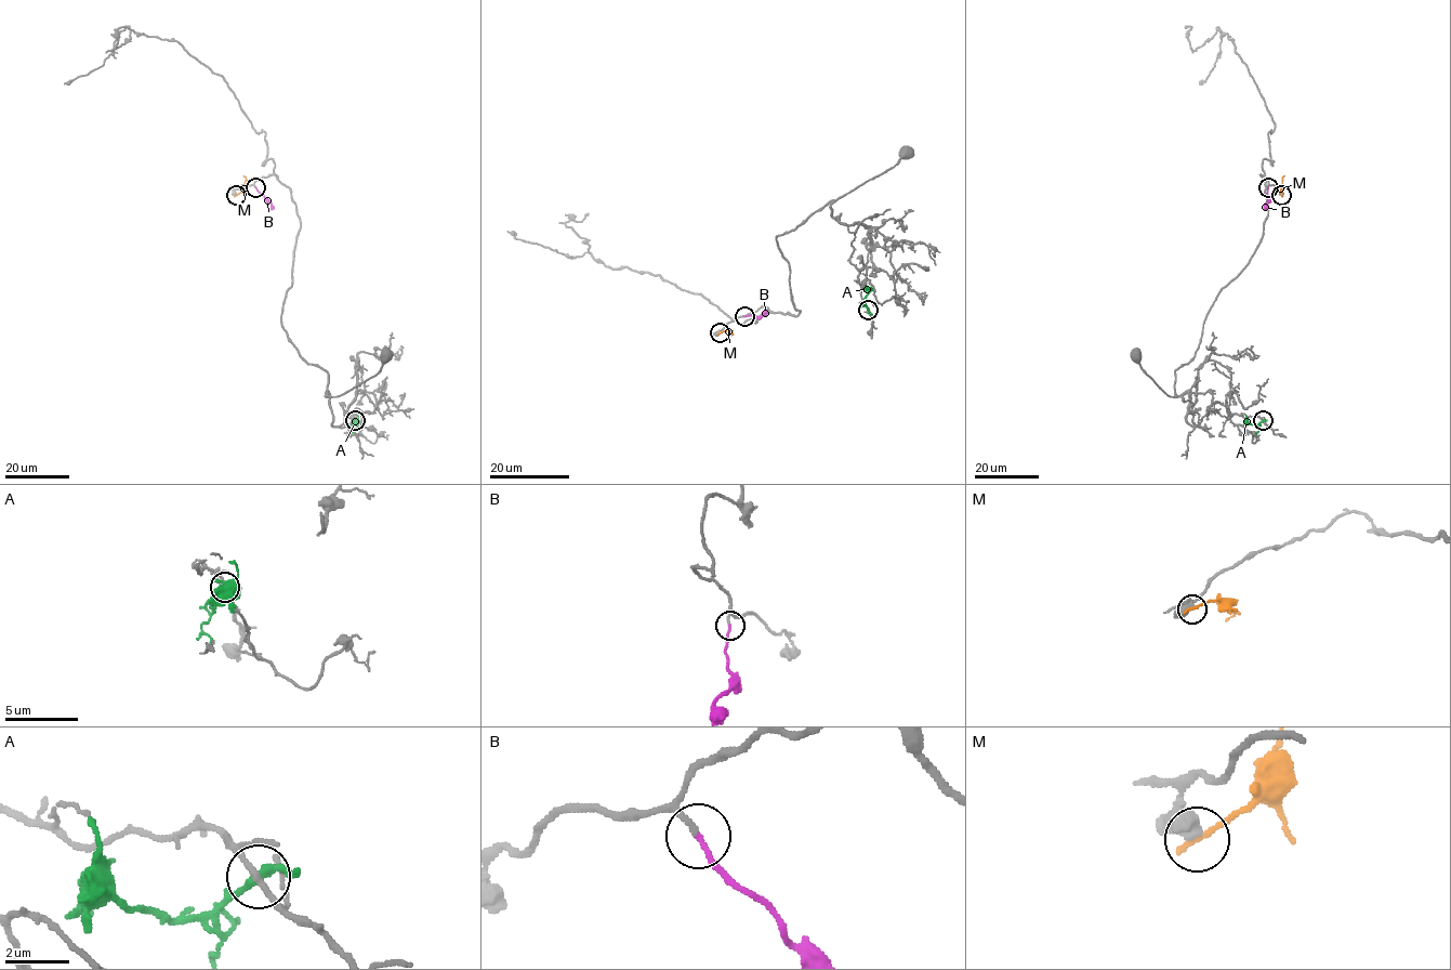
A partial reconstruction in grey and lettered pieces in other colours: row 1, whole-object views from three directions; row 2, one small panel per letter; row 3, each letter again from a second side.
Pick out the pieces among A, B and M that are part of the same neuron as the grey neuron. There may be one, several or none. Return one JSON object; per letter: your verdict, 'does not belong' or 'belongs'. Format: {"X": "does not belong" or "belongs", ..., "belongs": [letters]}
{"A": "does not belong", "B": "belongs", "M": "does not belong", "belongs": ["B"]}

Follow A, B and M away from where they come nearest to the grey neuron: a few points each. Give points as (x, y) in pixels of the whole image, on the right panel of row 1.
A: (1262, 420), (1253, 424), (1247, 415)
B: (1268, 187), (1268, 200), (1264, 209)
M: (1281, 195), (1284, 175)

